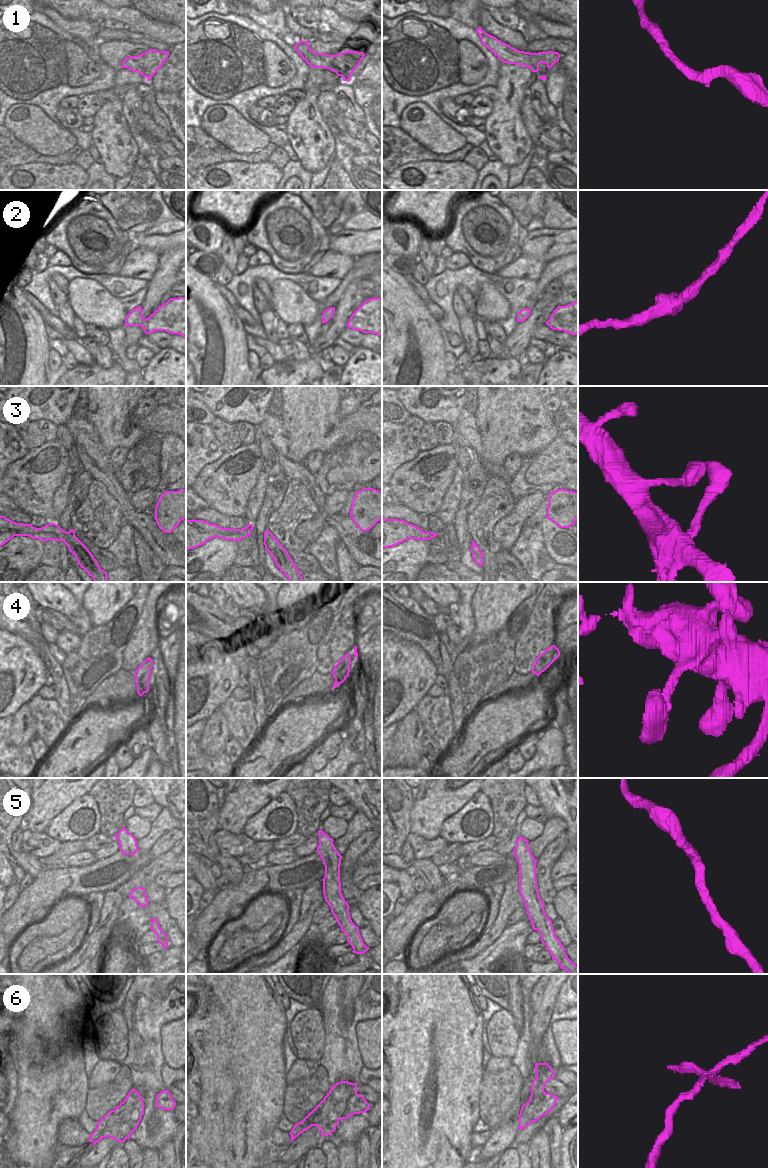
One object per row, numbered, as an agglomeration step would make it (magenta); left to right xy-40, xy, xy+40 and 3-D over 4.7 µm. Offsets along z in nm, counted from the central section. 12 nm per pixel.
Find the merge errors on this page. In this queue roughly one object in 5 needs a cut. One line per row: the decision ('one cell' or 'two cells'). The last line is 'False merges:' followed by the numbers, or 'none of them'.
1: one cell
2: one cell
3: one cell
4: one cell
5: one cell
6: two cells
False merges: 6

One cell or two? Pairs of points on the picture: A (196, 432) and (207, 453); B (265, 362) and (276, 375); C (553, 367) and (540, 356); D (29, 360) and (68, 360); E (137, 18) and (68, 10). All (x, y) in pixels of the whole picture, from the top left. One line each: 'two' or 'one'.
A: one
B: two
C: two
D: two
E: one

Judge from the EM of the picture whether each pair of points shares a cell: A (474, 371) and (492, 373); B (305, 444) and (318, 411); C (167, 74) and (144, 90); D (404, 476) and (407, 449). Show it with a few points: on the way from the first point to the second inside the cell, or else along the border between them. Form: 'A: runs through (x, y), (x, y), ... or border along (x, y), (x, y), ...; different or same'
A: runs through (478, 373), (488, 373); same
B: runs through (305, 436), (313, 424), (313, 419); same
C: border along (149, 81), (155, 92); different
D: border along (419, 451), (411, 460), (400, 465), (392, 475); different

